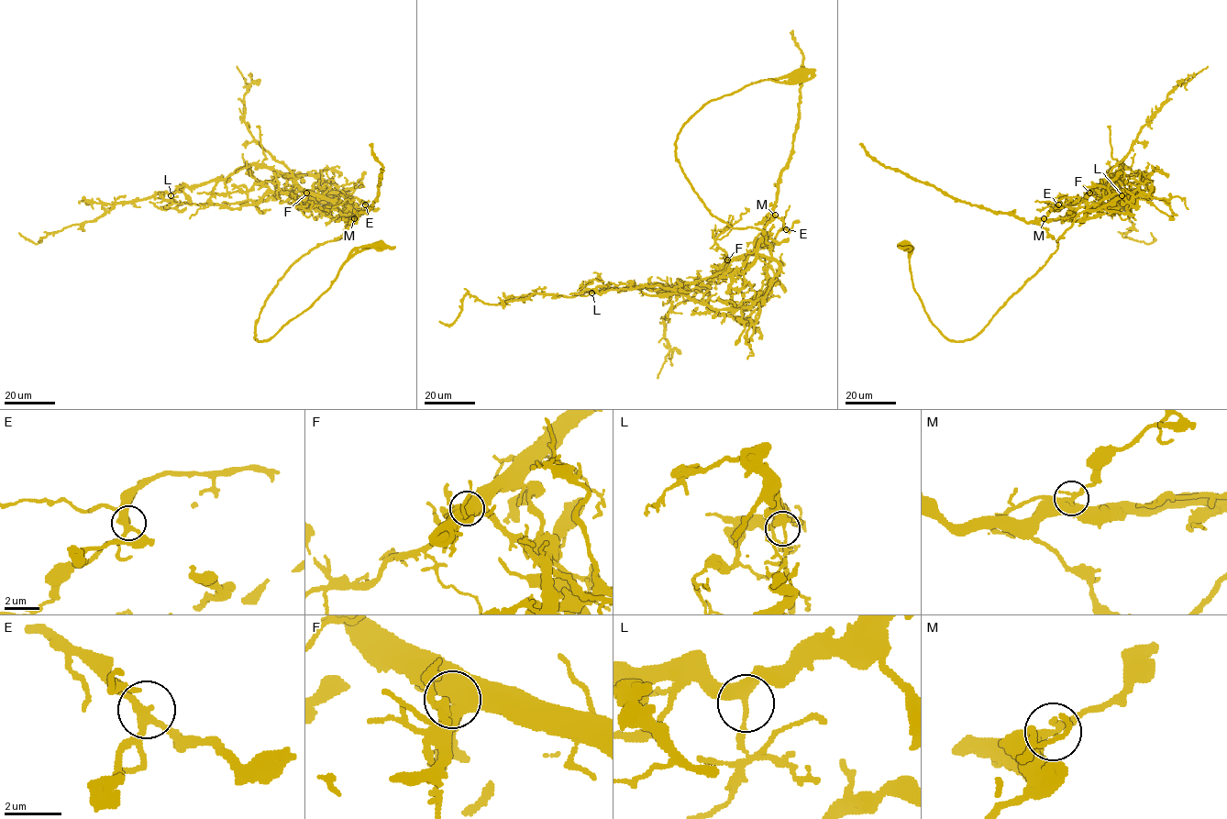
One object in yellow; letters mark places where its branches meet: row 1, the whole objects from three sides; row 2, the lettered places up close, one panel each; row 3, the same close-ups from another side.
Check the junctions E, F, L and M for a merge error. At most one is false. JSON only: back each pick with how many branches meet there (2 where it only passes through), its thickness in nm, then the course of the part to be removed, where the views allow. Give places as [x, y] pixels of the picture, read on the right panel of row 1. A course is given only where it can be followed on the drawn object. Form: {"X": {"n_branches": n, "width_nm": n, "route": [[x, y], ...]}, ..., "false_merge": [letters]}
{"M": {"n_branches": 2, "width_nm": 260, "route": [[1044, 218], [1095, 217], [1109, 192], [1119, 203], [1114, 208], [1121, 204], [1122, 208], [1123, 202]]}, "false_merge": ["M"]}

